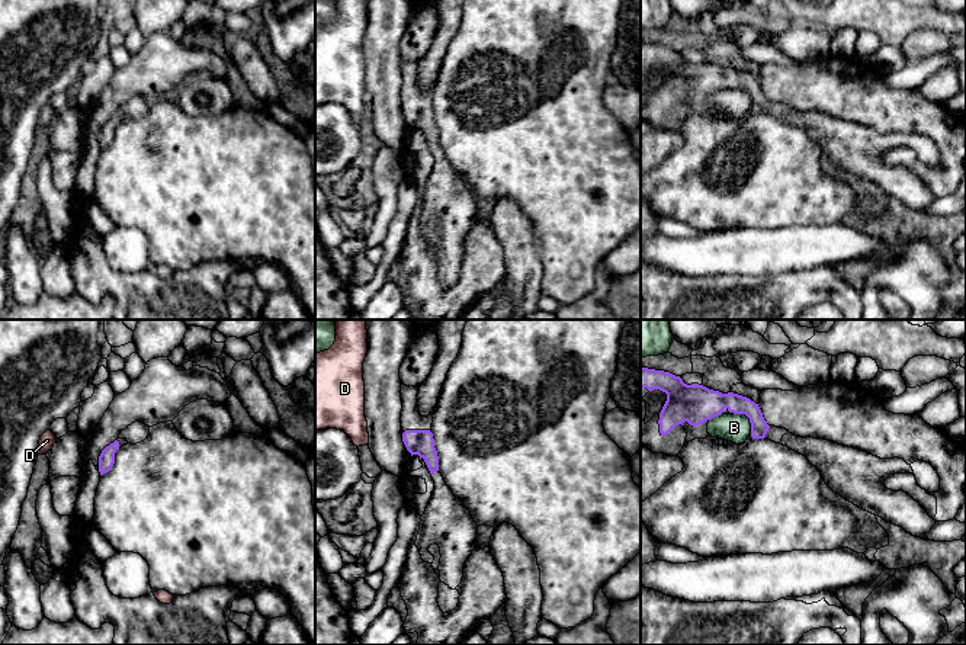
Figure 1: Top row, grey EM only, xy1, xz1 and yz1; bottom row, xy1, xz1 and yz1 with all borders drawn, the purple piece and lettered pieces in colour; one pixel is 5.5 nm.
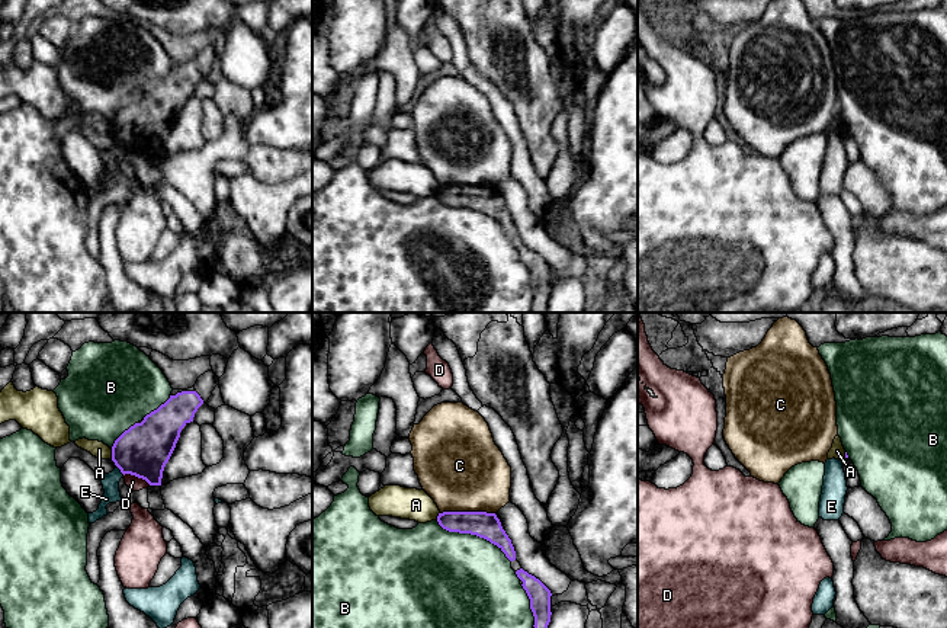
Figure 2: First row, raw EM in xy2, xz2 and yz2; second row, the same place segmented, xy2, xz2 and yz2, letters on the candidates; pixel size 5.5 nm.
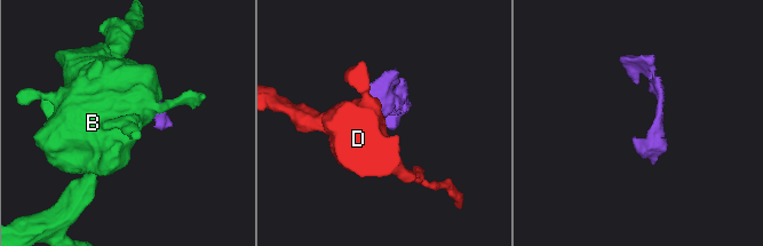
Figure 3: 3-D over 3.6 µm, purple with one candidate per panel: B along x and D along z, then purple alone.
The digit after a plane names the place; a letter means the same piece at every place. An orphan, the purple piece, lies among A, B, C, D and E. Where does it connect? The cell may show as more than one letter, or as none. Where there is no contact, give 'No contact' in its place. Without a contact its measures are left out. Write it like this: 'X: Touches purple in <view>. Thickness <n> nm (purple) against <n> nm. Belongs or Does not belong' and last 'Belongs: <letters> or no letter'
A: Touches purple in xy2. Thickness 280 nm (purple) against 90 nm. Does not belong
B: Touches purple in xz2. Thickness 140 nm (purple) against 480 nm. Does not belong
C: Touches purple in xz2. Thickness 140 nm (purple) against 460 nm. Does not belong
D: Touches purple in xy2. Thickness 280 nm (purple) against 70 nm. Does not belong
E: Touches purple in xy2. Thickness 280 nm (purple) against 100 nm. Does not belong
Belongs: no letter

